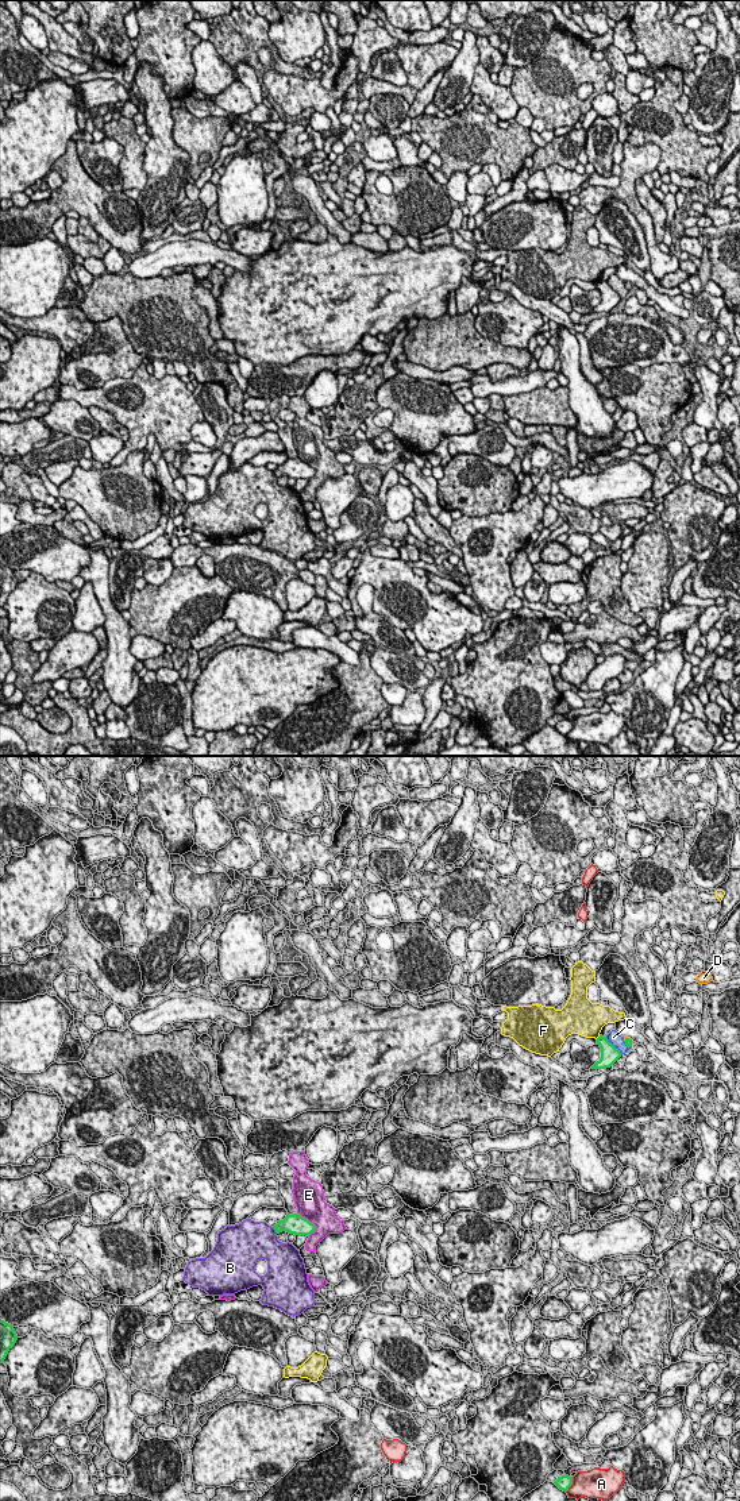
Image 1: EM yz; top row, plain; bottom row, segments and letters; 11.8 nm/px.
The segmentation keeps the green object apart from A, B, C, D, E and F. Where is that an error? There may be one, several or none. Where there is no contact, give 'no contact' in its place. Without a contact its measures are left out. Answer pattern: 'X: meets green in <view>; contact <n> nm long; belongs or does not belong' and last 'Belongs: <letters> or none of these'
A: meets green in yz; contact 200 nm long; does not belong
B: meets green in yz; contact 100 nm long; does not belong
C: meets green in yz; contact 300 nm long; does not belong
D: meets green in yz; contact 120 nm long; belongs
E: meets green in yz; contact 340 nm long; does not belong
F: meets green in yz; contact 70 nm long; does not belong
Belongs: D

